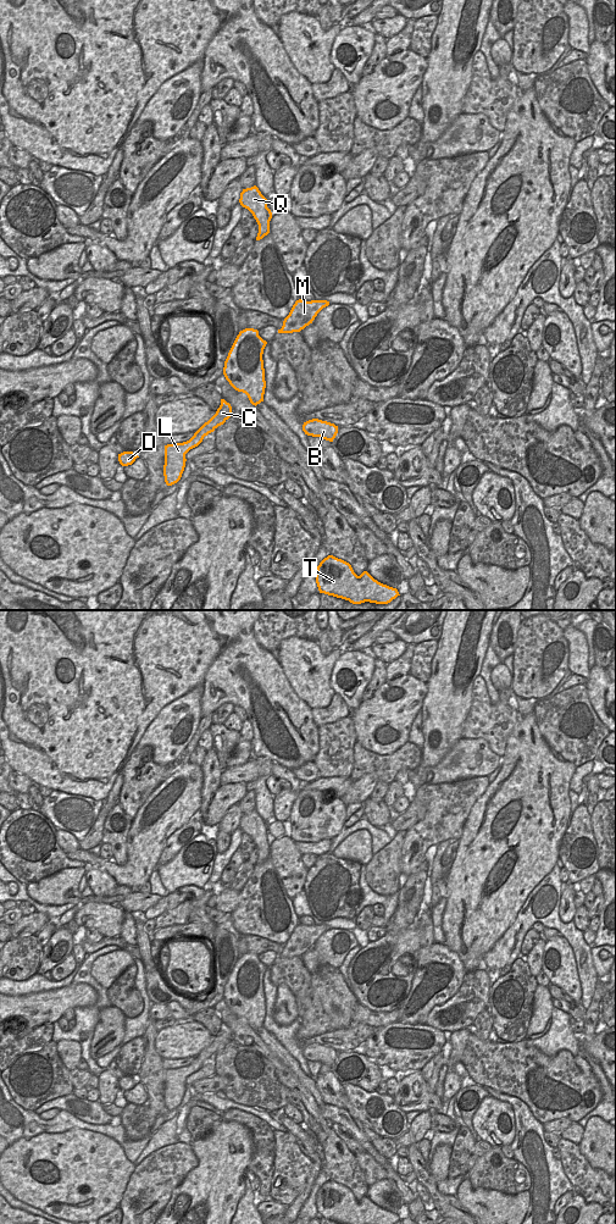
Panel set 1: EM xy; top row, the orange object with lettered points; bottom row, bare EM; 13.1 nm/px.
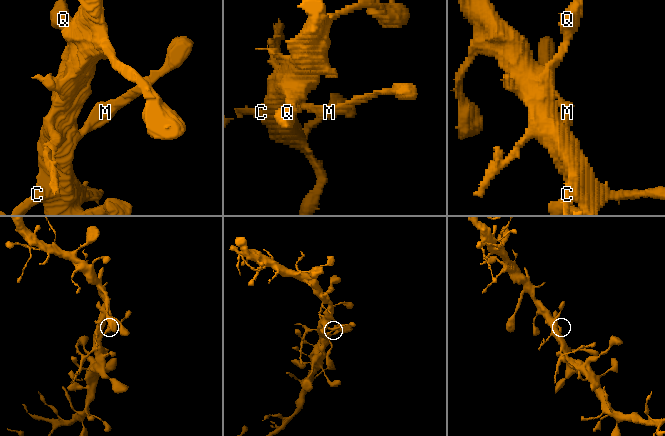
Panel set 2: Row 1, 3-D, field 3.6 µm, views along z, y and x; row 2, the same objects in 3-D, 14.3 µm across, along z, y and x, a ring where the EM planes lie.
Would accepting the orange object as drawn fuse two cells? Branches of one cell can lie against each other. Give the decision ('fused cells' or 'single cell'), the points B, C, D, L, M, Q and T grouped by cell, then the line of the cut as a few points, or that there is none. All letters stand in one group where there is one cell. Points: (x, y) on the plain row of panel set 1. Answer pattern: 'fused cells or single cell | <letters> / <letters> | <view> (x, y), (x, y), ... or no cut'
fused cells | B C D M Q T / L | xy (194, 1059), (203, 1062)

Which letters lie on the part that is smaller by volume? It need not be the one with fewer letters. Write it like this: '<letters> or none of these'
L

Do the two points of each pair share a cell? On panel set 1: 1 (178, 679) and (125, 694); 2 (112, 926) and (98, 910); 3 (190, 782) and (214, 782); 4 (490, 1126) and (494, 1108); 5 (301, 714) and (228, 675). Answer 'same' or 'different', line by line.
1: same
2: same
3: different
4: same
5: same

